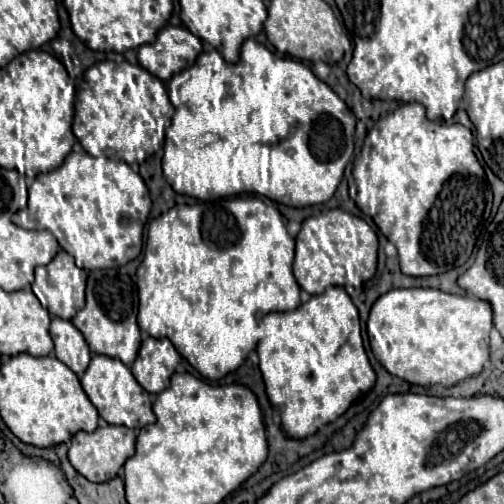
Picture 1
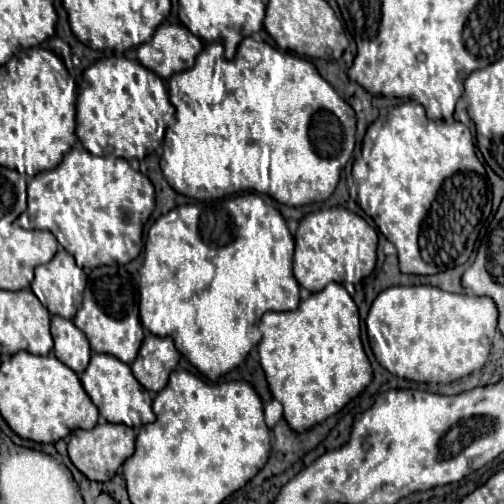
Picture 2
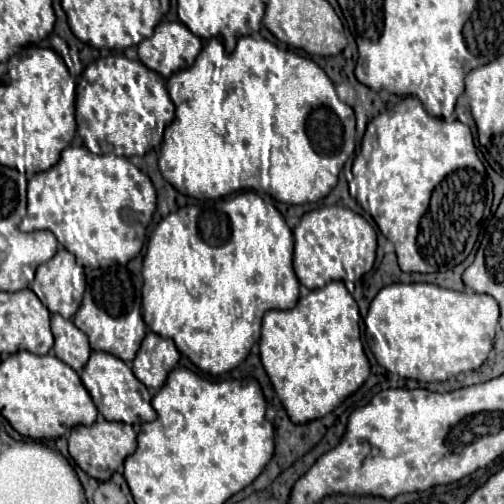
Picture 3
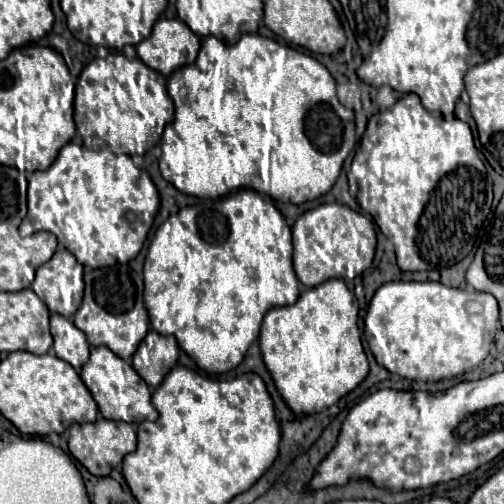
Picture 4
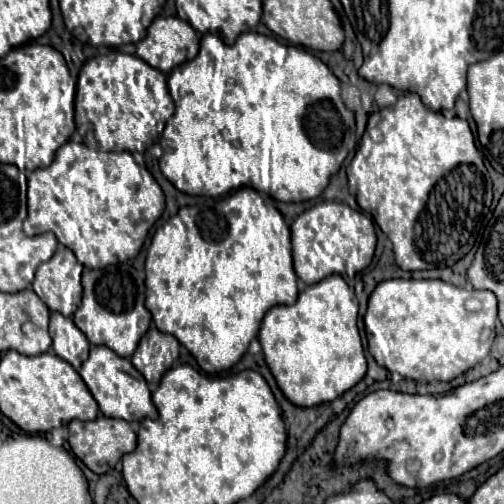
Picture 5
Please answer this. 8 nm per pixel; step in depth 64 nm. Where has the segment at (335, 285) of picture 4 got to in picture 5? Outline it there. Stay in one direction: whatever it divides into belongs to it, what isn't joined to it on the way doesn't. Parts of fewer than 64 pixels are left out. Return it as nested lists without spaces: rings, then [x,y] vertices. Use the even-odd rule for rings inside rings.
[[[338,274],[308,286],[292,306],[274,306],[268,310],[258,340],[268,368],[292,404],[318,406],[332,402],[364,378],[366,358],[356,320],[356,296]]]

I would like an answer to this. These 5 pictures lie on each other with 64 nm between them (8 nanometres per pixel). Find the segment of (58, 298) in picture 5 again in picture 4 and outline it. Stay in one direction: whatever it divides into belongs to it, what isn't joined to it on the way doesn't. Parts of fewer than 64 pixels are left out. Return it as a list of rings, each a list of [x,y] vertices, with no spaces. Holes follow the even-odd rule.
[[[60,246],[56,254],[36,270],[31,289],[50,308],[50,312],[70,318],[82,302],[82,264]]]

